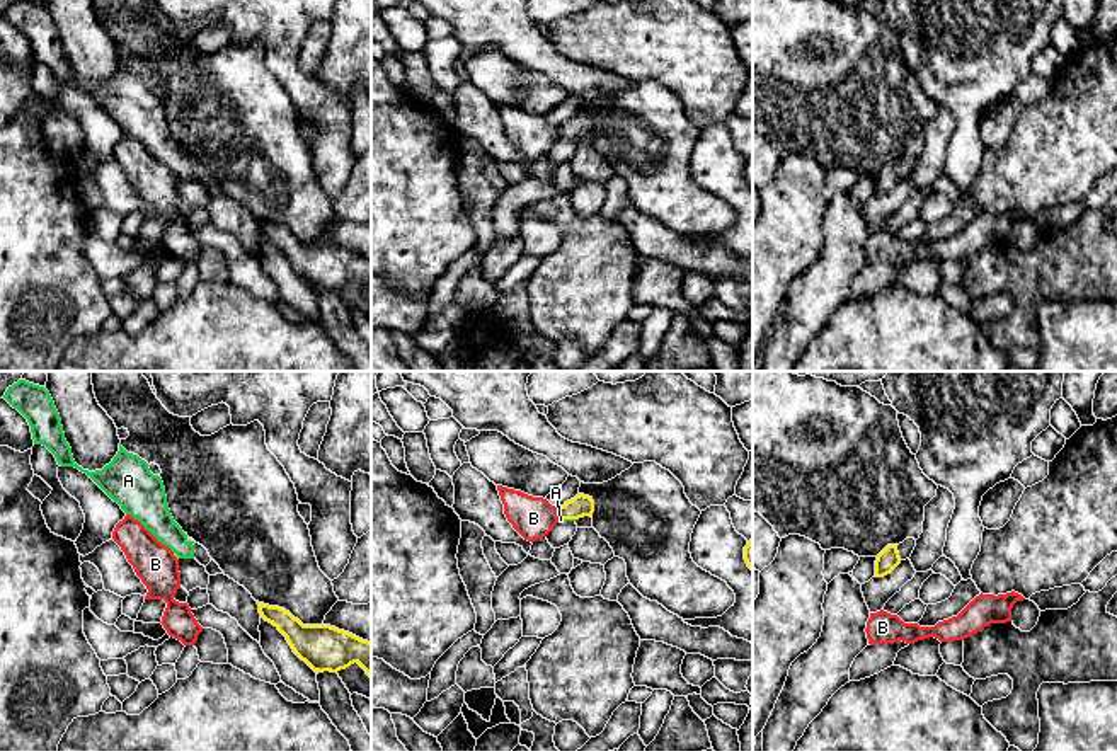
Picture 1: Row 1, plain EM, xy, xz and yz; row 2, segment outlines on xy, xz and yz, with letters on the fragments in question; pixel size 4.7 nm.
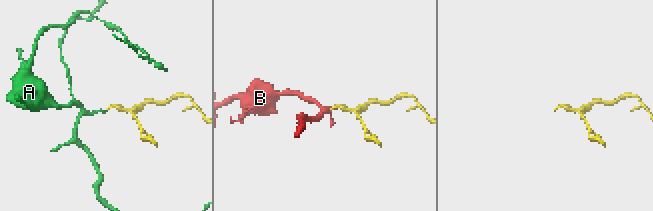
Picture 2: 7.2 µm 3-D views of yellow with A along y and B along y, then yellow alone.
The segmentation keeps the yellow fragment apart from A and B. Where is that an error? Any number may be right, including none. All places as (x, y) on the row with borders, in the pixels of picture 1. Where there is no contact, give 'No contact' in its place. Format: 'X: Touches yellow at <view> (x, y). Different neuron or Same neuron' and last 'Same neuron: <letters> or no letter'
A: Touches yellow at xz (566, 518). Same neuron
B: Touches yellow at xz (559, 515). Different neuron
Same neuron: A

